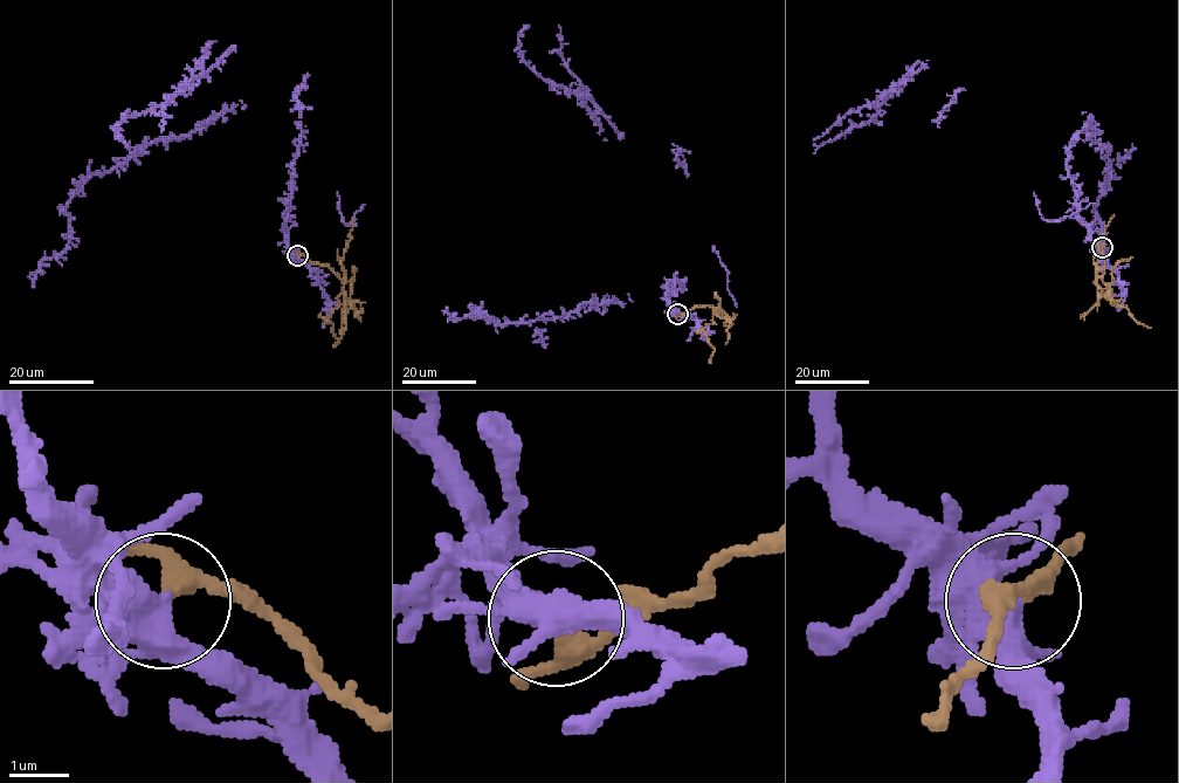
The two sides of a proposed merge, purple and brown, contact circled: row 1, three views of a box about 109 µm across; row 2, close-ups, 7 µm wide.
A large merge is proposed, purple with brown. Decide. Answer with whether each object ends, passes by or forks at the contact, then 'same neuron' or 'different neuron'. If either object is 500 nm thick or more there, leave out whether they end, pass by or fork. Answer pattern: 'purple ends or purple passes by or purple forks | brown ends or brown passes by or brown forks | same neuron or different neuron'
purple forks | brown passes by | different neuron

